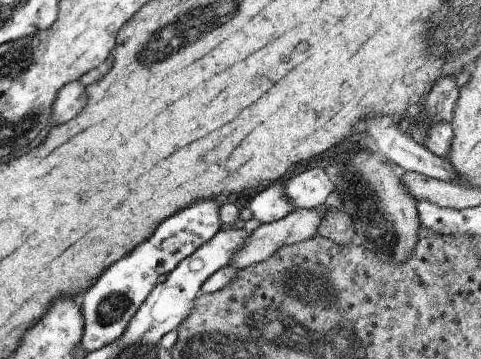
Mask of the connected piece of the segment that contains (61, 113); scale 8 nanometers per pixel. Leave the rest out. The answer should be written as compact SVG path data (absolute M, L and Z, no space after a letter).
M77 81L66 83L59 88L55 99L50 107L50 118L53 118L57 124L67 122L73 118L81 106L85 104L85 96L82 90L84 87Z

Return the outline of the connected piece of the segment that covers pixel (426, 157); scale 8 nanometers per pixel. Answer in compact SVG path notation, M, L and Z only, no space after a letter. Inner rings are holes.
M371 116L361 122L363 132L375 138L378 152L389 162L404 171L413 171L443 182L457 182L453 166L444 158L435 156L421 144L417 144L409 134L401 132L398 124L381 124L381 116Z

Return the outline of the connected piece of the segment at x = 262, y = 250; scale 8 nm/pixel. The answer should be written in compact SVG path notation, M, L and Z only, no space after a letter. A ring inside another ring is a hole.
M321 204L321 206L317 206L317 208L294 208L287 216L279 220L270 223L261 223L255 230L249 233L247 240L245 240L245 244L231 256L231 260L229 260L228 264L231 264L233 268L242 269L252 264L257 264L262 260L267 260L267 258L269 258L275 250L279 250L281 246L289 246L290 244L313 238L313 236L317 234L319 222L325 218L327 208L331 208L331 206Z

